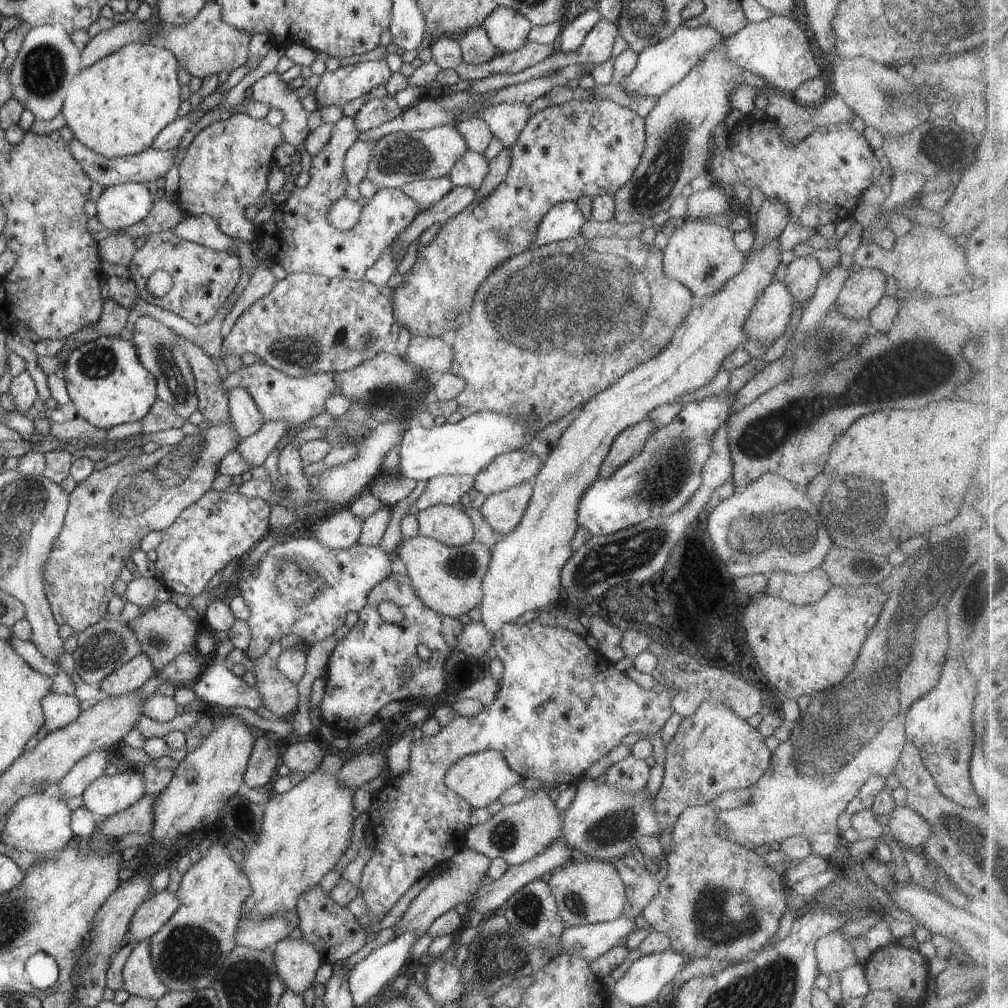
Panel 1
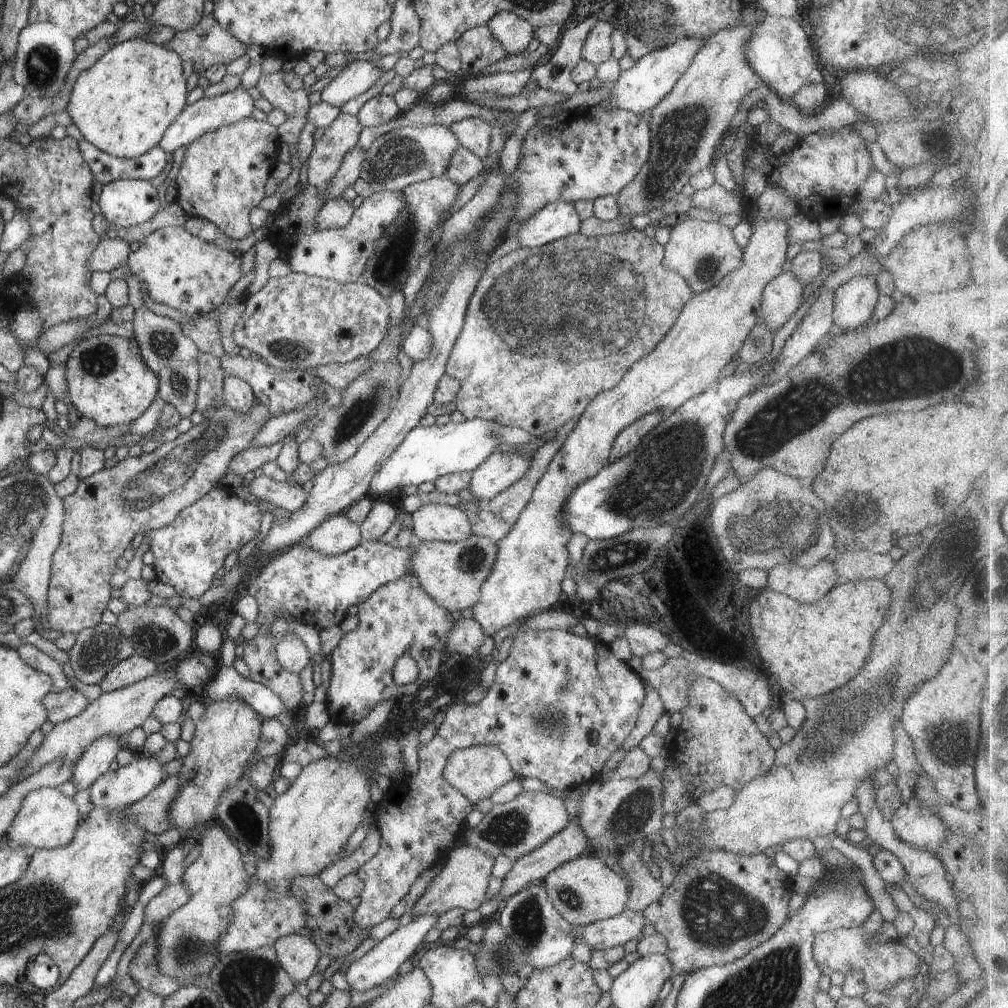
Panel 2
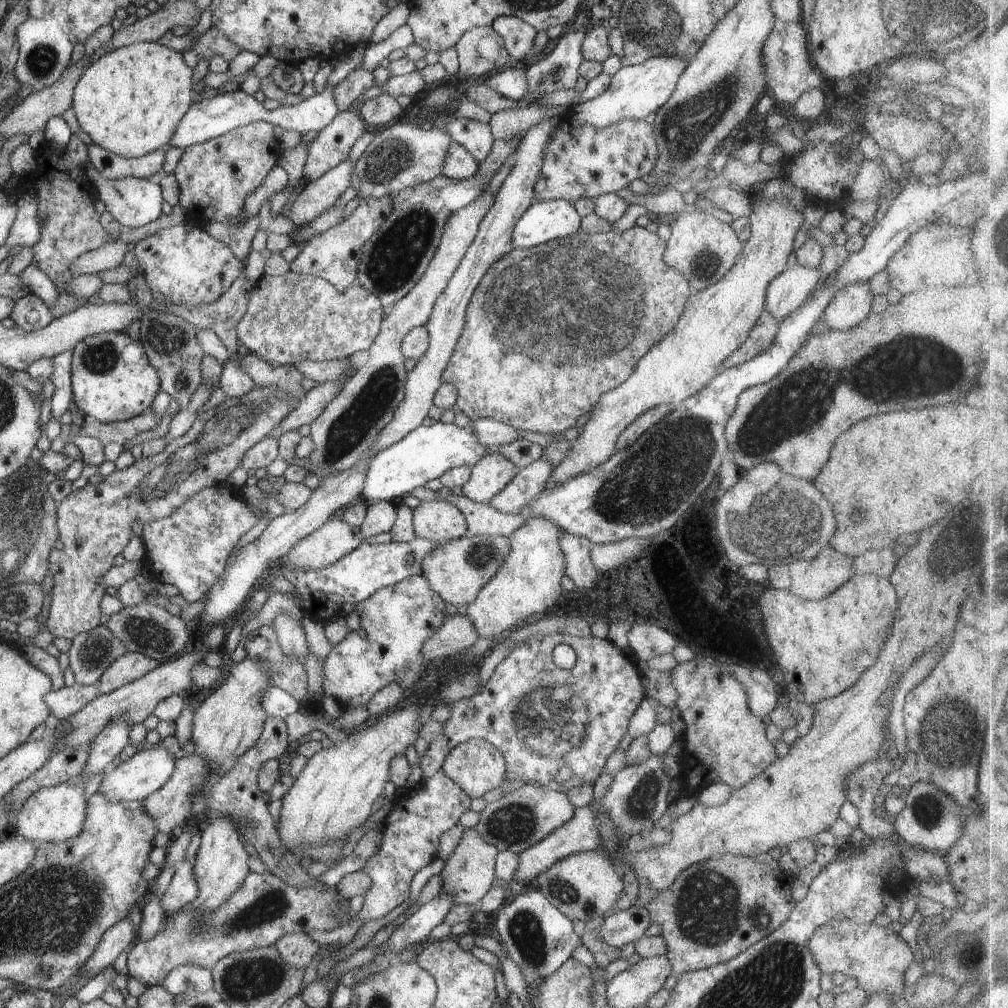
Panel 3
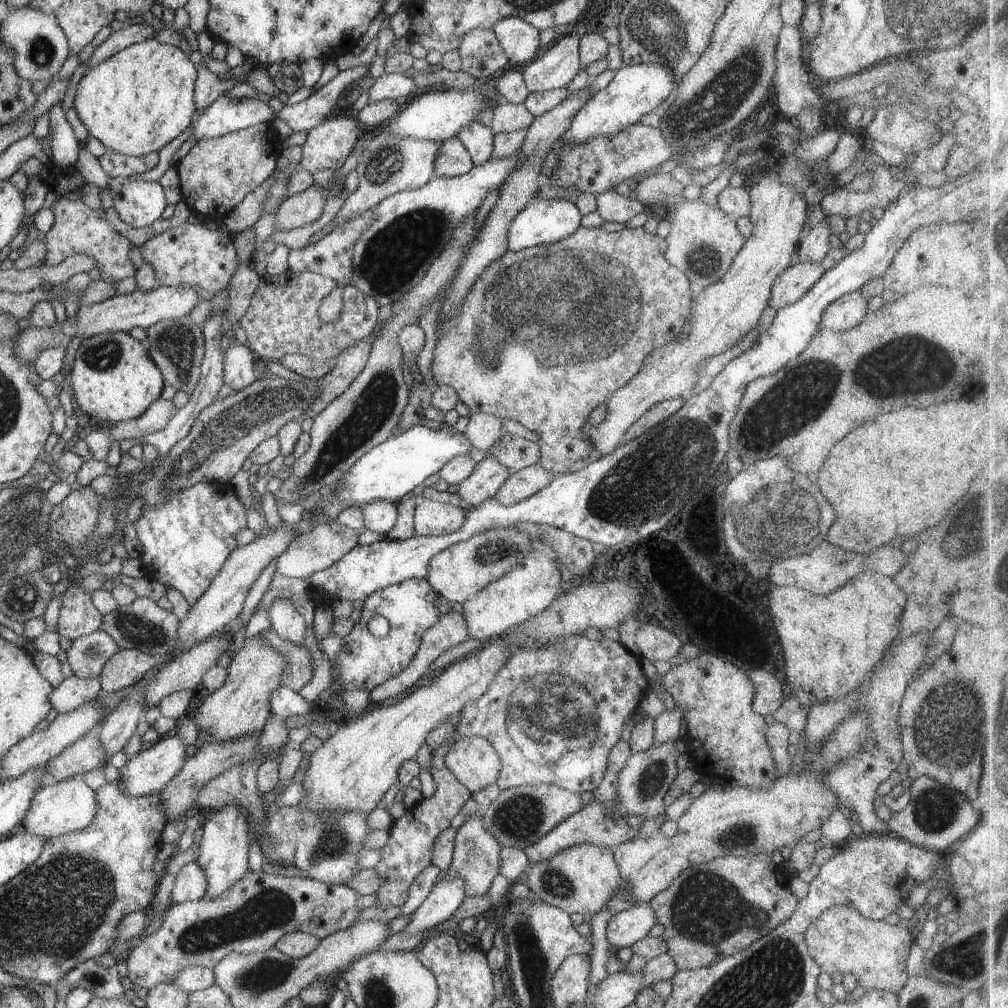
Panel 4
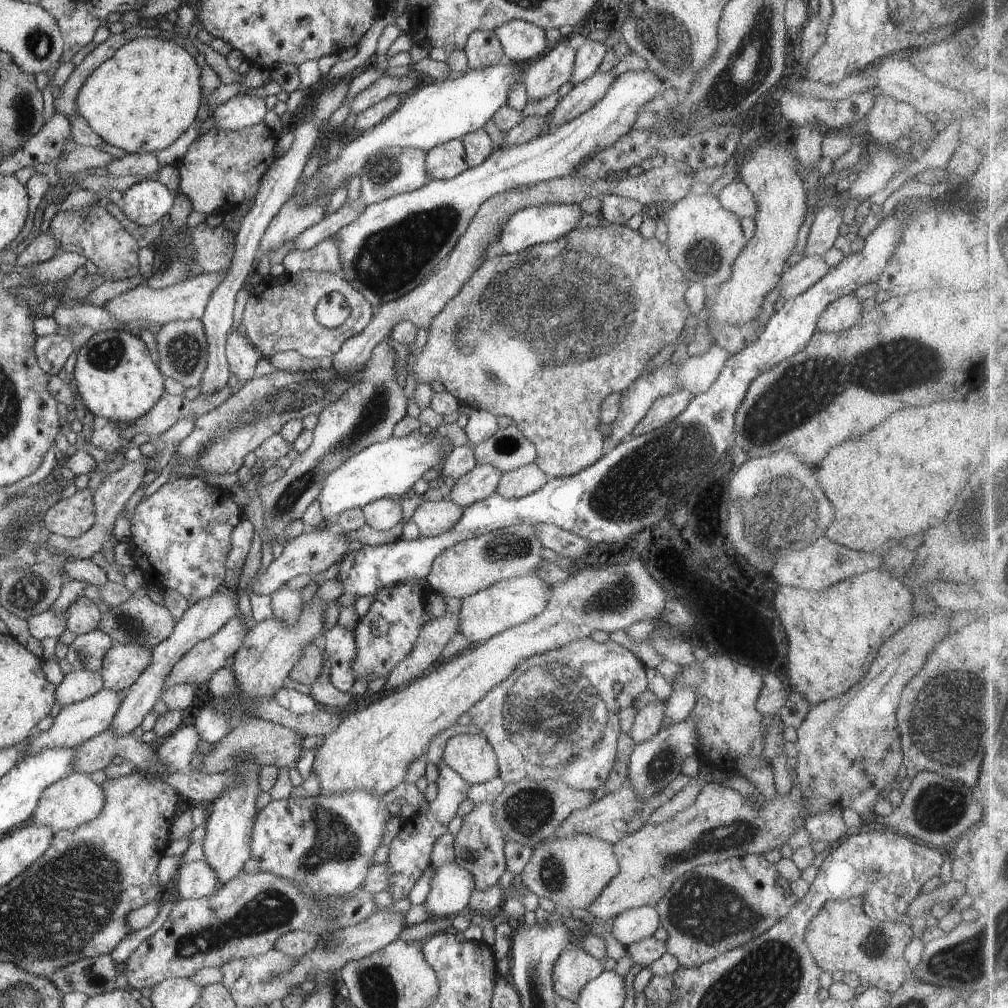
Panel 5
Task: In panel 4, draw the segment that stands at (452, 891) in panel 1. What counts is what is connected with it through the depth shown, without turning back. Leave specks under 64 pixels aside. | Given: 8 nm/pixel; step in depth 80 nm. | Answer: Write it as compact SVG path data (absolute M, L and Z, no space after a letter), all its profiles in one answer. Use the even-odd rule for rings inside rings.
M480 810L469 816L464 826L456 830L454 857L452 864L448 866L447 874L450 874L450 878L462 878L466 882L466 897L486 895L500 872L502 844L494 838L490 830L486 830L484 819L485 814Z

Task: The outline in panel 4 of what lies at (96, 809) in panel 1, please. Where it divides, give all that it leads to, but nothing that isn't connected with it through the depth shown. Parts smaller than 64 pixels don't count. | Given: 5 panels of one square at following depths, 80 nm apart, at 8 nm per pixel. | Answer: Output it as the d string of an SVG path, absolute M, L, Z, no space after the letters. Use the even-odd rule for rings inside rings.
M178 734L171 737L166 736L156 745L145 746L138 754L132 756L126 762L126 766L121 769L122 777L121 780L117 780L118 784L122 784L124 792L130 796L145 796L152 792L161 792L166 784L181 772L184 762L188 760L186 748L188 746L182 742L182 738Z

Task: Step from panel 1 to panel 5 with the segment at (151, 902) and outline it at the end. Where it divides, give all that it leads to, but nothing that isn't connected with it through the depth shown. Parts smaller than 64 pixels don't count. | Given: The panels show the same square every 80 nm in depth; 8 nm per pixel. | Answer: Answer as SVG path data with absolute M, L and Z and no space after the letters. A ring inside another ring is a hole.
M204 860L184 863L177 870L178 878L173 882L172 890L180 896L181 899L201 899L218 890L219 882L213 868Z

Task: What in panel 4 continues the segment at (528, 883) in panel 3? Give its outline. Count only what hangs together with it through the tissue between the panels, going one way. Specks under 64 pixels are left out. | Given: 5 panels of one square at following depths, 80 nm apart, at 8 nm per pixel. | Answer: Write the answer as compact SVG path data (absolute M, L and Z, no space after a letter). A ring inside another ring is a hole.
M620 798L612 800L613 808L607 808L606 804L602 802L594 802L583 806L581 810L578 810L575 814L572 814L569 818L566 818L561 824L558 824L549 834L546 834L541 840L538 840L532 846L528 846L524 850L524 854L528 856L530 864L536 864L536 862L542 862L542 860L548 860L552 858L556 852L564 850L564 848L570 848L574 844L594 844L594 846L602 846L616 849L616 846L620 846L628 840L632 840L640 833L640 828L644 823L644 818L640 816L628 816L622 806L620 806Z

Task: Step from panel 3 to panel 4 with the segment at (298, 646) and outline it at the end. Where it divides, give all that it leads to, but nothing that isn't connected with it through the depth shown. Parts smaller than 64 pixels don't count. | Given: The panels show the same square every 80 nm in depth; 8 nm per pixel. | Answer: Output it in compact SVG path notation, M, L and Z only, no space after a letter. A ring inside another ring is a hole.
M276 598L269 609L271 629L283 641L302 646L306 638L306 622L289 600Z

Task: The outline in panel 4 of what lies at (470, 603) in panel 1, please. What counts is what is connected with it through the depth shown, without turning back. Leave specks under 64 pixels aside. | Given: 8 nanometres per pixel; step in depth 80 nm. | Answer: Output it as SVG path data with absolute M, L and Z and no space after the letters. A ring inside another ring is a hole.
M514 528L490 529L450 545L429 560L425 578L439 596L450 602L470 600L487 584L506 574L529 551L529 536Z

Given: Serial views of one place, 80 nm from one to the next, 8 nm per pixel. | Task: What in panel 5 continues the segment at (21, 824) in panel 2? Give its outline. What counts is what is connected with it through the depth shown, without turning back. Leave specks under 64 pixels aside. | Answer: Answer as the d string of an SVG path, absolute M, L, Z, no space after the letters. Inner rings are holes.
M70 772L64 779L58 780L42 792L41 800L33 812L32 820L38 826L52 829L54 834L64 830L74 830L81 824L89 823L101 814L105 806L105 792L90 775Z

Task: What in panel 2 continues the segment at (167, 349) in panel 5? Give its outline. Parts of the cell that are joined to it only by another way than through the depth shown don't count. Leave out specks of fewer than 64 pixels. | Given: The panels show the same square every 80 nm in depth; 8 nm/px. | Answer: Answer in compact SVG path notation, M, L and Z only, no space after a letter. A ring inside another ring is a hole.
M146 306L135 310L132 338L137 341L145 363L160 378L158 397L162 398L165 403L171 404L182 418L189 418L192 412L197 410L199 385L197 356L200 352L194 342L182 334L180 323L157 315Z

